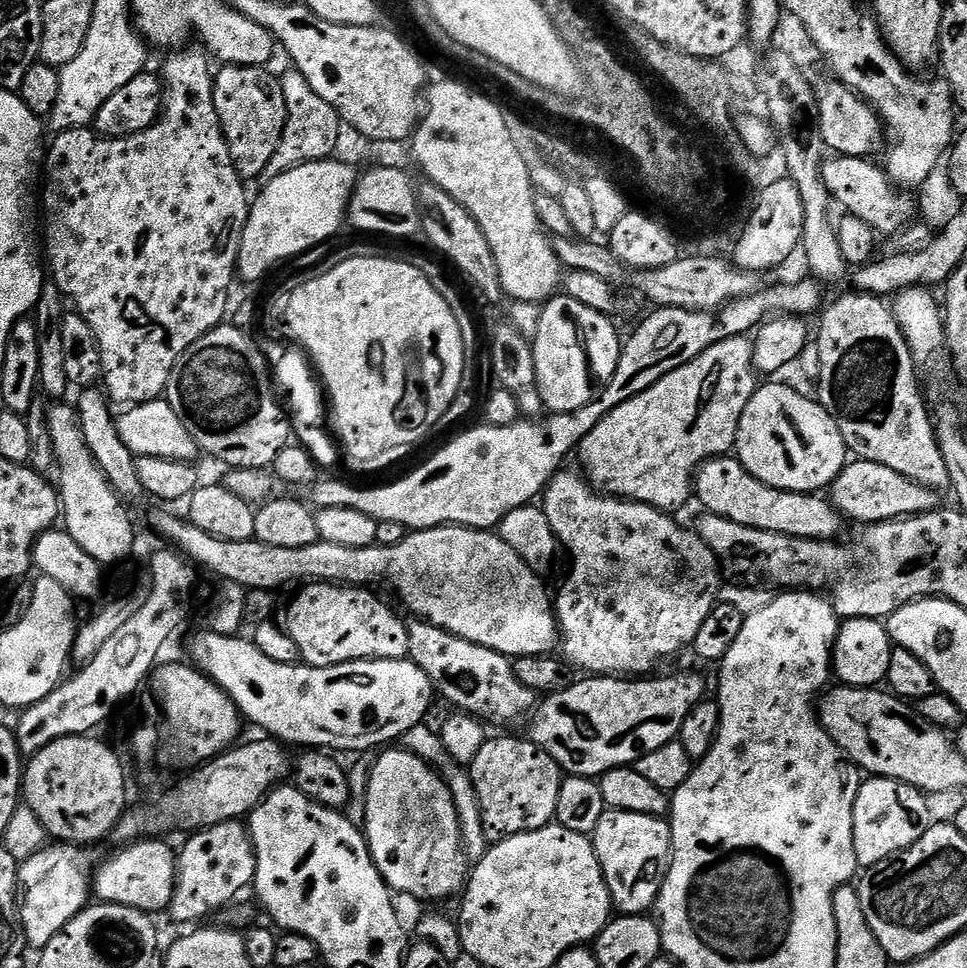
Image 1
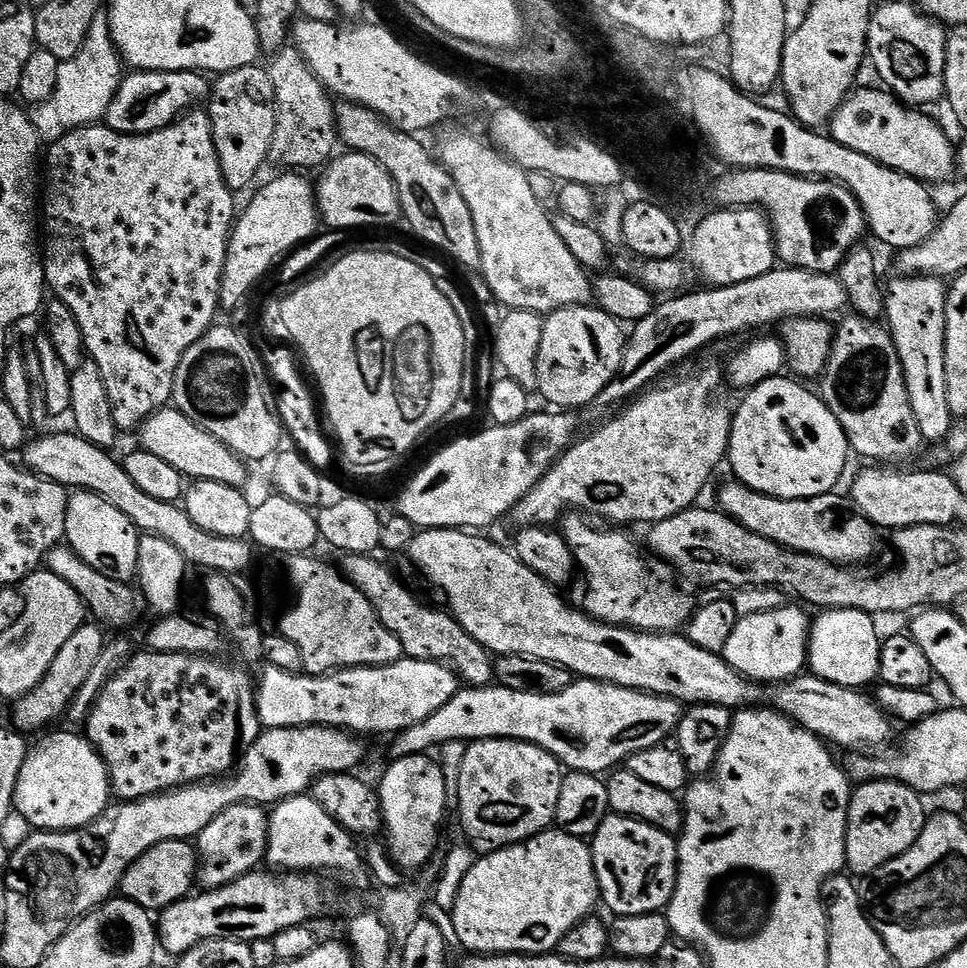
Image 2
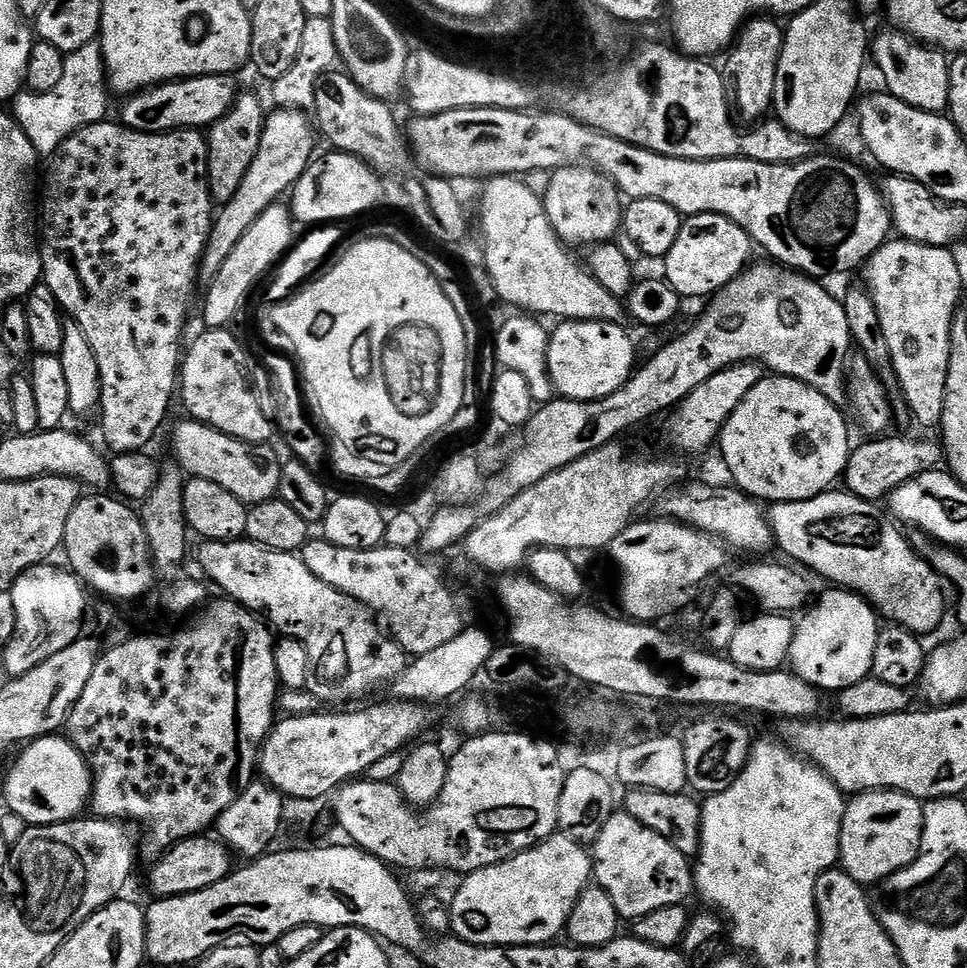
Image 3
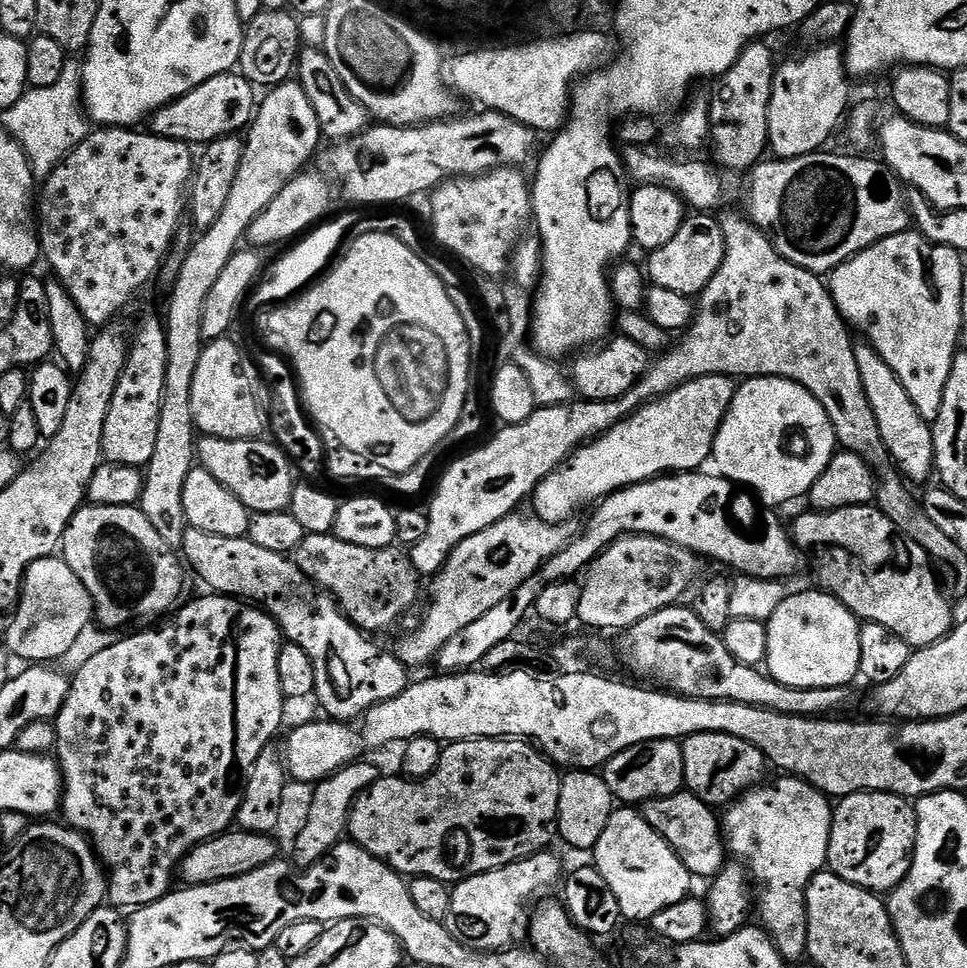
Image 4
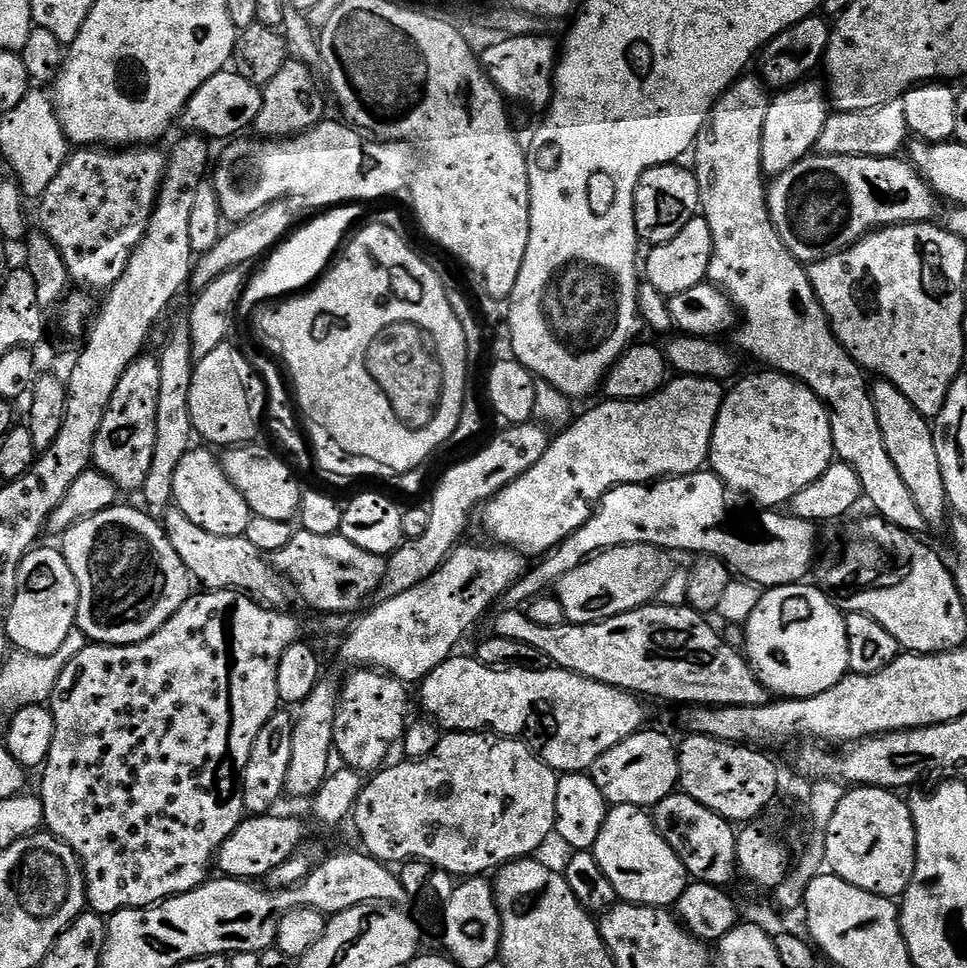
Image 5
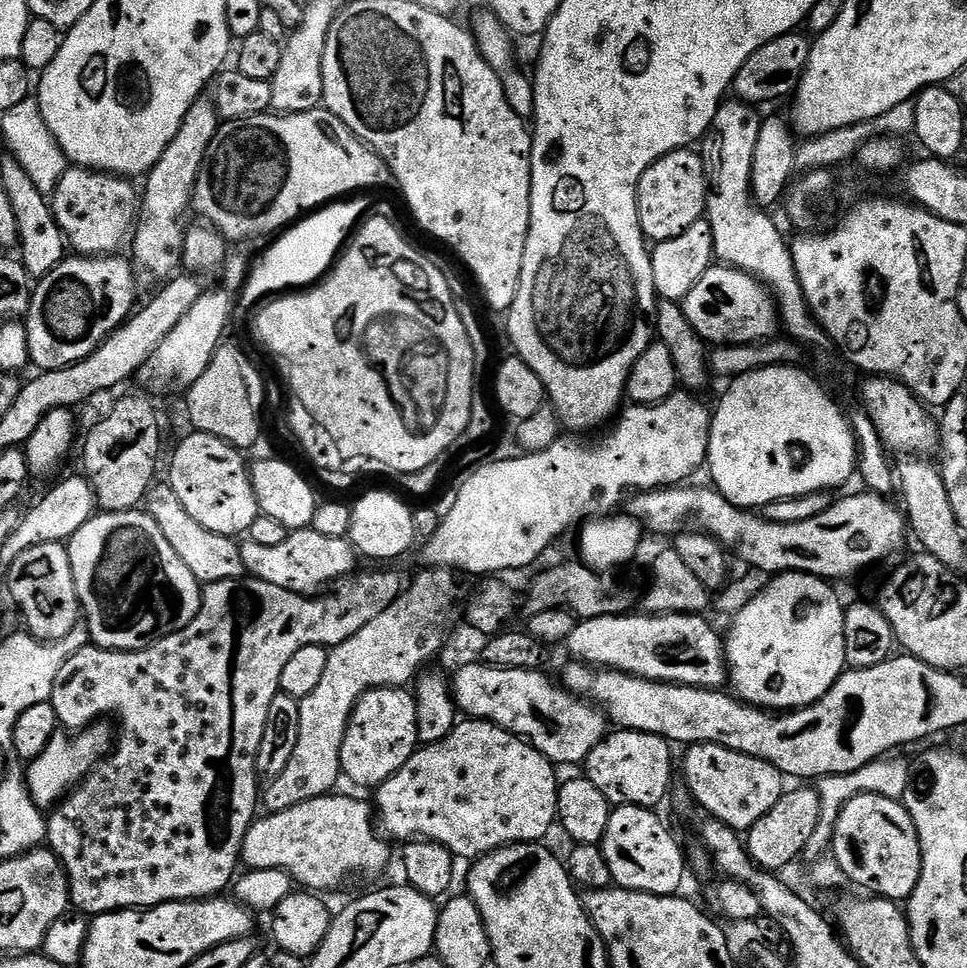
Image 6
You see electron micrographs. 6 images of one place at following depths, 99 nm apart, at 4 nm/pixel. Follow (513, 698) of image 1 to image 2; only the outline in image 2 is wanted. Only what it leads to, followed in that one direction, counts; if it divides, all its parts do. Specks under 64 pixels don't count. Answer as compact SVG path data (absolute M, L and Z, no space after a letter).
M348 554L343 557L344 569L342 575L348 583L353 584L364 597L371 602L376 613L380 615L380 621L386 626L386 630L390 630L390 634L394 634L394 638L398 638L404 647L404 656L410 660L434 660L443 662L456 673L457 677L465 685L473 688L486 688L494 680L494 660L488 649L472 638L470 634L466 634L466 630L462 630L462 626L452 617L452 613L443 607L431 608L428 604L423 604L386 565L372 554Z

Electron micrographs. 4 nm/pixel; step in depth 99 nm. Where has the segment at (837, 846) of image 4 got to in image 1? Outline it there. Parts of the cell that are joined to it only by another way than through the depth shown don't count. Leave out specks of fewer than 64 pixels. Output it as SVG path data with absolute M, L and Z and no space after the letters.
M884 776L865 779L854 802L854 854L857 865L867 870L873 868L878 862L914 846L914 842L918 842L918 838L922 838L922 834L926 834L926 830L934 823L932 812L928 809L928 800L929 797L919 788L897 780L887 780Z

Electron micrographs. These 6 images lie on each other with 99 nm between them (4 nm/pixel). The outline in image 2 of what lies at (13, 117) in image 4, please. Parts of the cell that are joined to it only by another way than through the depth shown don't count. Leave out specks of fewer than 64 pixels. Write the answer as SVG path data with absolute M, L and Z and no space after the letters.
M98 15L94 18L94 26L90 26L90 34L86 34L81 52L74 58L61 60L54 95L31 109L30 119L41 141L61 140L76 128L99 125L108 112L110 102L114 102L114 94L125 75L126 65L112 40L107 15Z

